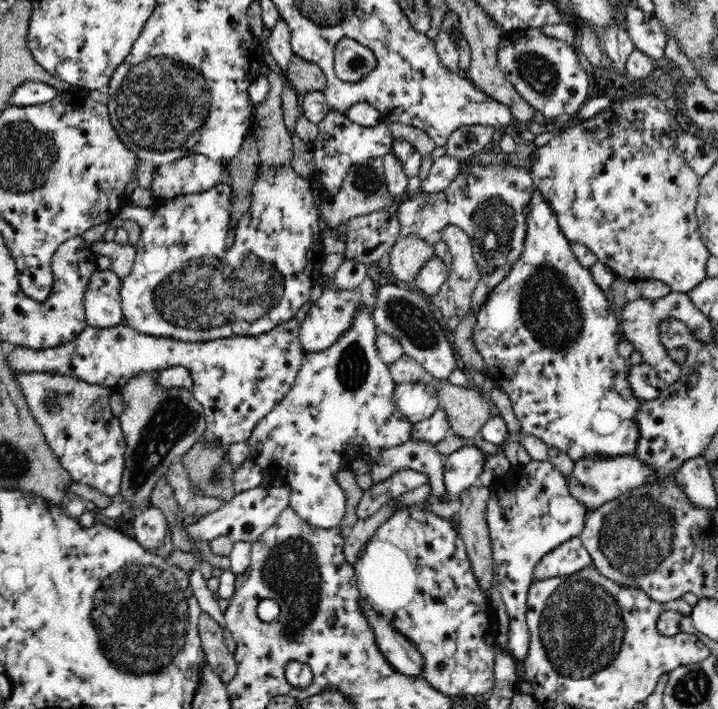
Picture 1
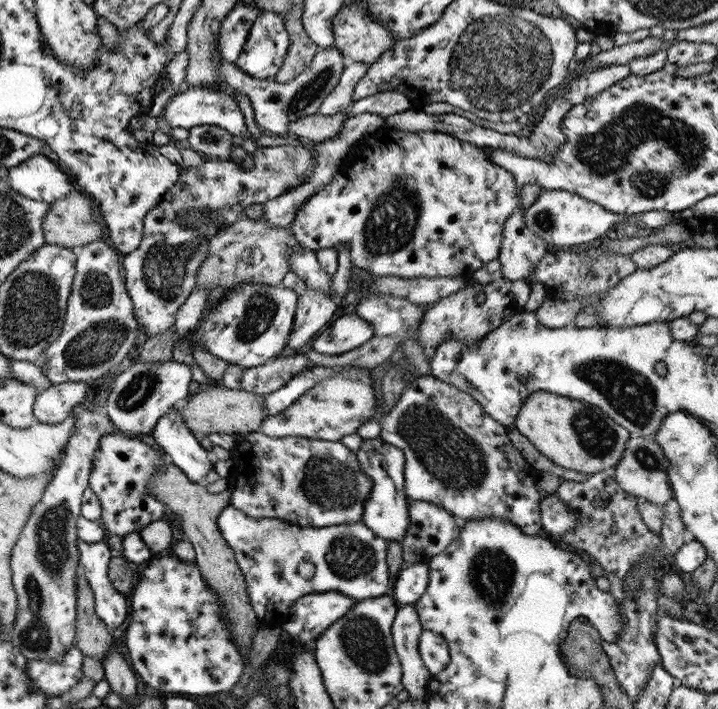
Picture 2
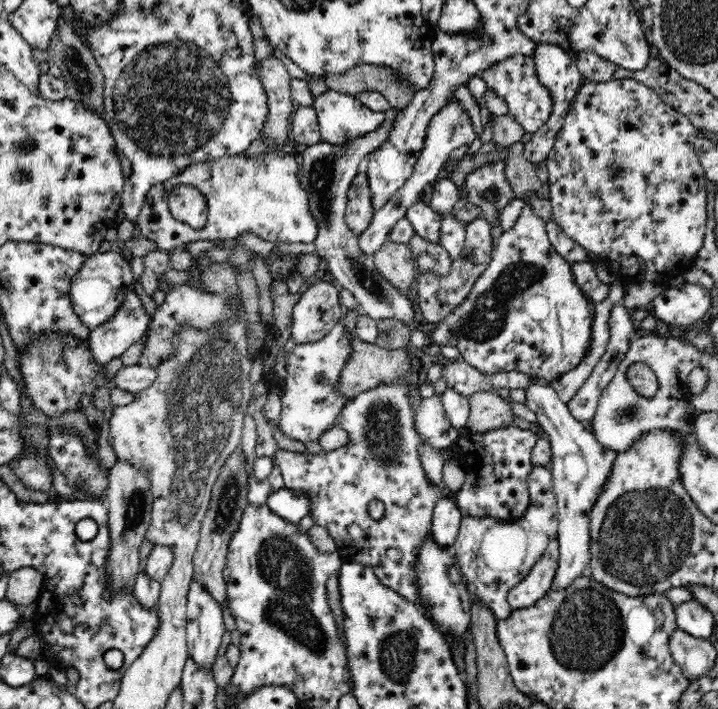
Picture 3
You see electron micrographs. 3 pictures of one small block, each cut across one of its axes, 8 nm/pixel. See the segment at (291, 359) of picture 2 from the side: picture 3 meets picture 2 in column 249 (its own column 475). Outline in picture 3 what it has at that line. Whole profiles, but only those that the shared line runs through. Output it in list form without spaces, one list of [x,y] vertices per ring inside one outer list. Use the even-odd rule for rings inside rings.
[[[463,360],[446,365],[442,370],[442,376],[446,378],[448,388],[466,396],[476,392],[498,393],[500,388],[524,388],[532,378],[529,374],[517,370],[485,373]]]

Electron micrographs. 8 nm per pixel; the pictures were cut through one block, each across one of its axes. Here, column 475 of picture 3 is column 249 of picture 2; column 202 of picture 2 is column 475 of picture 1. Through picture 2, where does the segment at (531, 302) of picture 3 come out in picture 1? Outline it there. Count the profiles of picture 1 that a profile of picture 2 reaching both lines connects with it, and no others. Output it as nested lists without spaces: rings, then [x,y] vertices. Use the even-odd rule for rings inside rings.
[[[536,188],[532,193],[530,210],[527,216],[527,234],[524,238],[524,248],[520,258],[511,265],[510,272],[506,274],[503,282],[500,282],[488,294],[486,301],[476,312],[476,323],[472,330],[472,339],[478,353],[484,358],[488,367],[488,376],[496,382],[502,390],[508,393],[513,410],[522,423],[521,430],[524,433],[541,438],[549,447],[558,448],[562,452],[567,452],[572,460],[580,460],[587,456],[624,456],[632,455],[636,448],[636,440],[640,434],[636,425],[636,414],[642,402],[632,396],[632,391],[628,387],[628,366],[629,364],[619,357],[617,344],[620,343],[618,334],[618,322],[616,316],[610,312],[608,298],[605,292],[599,288],[594,281],[591,270],[582,267],[576,259],[576,255],[571,249],[571,242],[560,230],[556,215],[548,206],[548,201],[542,197],[542,193]]]

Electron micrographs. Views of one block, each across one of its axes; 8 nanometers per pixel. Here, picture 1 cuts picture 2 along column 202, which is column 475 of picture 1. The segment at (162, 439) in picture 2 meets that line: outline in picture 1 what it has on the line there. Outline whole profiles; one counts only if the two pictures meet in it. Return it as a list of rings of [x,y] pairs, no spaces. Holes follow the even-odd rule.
[[[468,445],[444,459],[444,489],[452,500],[460,497],[472,485],[479,483],[478,478],[484,468],[485,457],[480,449]]]

